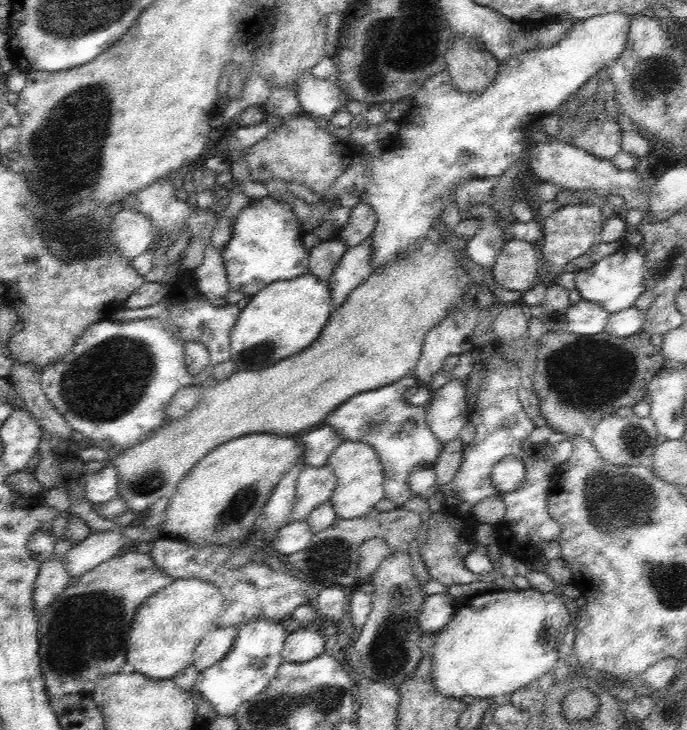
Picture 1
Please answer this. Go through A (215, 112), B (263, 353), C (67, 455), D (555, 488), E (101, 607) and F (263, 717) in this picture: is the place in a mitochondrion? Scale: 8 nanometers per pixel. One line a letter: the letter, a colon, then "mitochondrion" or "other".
A: other
B: mitochondrion
C: other
D: other
E: mitochondrion
F: mitochondrion

